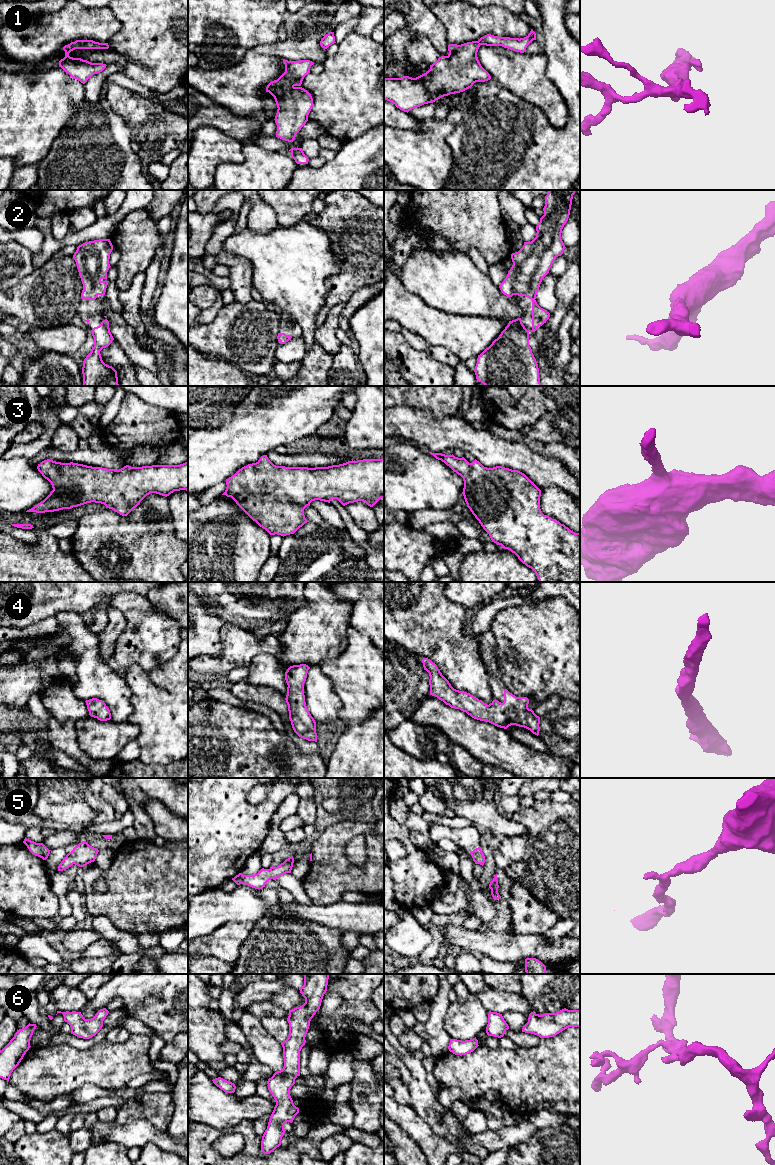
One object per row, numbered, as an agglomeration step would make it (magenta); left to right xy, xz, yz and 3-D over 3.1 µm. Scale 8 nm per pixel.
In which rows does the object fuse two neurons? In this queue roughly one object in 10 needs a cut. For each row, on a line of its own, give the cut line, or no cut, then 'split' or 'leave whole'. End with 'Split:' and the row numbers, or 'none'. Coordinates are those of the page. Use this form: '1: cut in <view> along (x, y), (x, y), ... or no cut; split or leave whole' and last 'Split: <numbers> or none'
1: no cut; leave whole
2: no cut; leave whole
3: no cut; leave whole
4: no cut; leave whole
5: no cut; leave whole
6: no cut; leave whole
Split: none

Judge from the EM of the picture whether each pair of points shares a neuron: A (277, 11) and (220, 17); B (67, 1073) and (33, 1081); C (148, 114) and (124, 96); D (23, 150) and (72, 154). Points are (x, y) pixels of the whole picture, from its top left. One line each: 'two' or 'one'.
A: one
B: one
C: one
D: two

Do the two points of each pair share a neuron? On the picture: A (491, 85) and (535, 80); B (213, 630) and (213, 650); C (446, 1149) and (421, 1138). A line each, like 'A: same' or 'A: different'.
A: different
B: same
C: same

